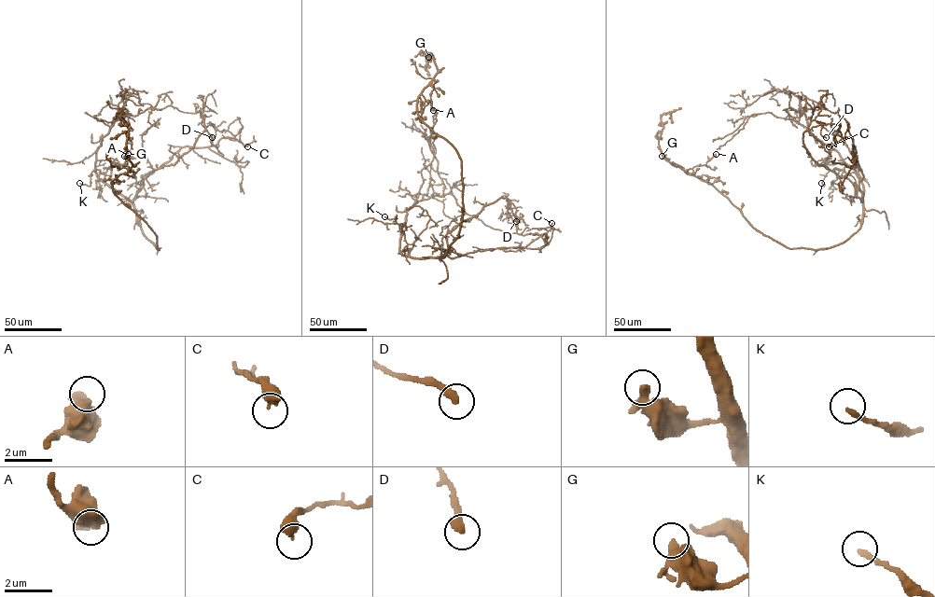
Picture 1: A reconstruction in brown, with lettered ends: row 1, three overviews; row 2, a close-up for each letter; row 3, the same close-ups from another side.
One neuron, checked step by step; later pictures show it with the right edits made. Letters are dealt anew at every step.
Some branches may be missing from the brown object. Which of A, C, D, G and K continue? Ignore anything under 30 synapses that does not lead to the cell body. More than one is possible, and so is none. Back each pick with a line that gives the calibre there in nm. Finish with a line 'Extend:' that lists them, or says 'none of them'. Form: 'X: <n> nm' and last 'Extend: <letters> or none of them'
Extend: none of them

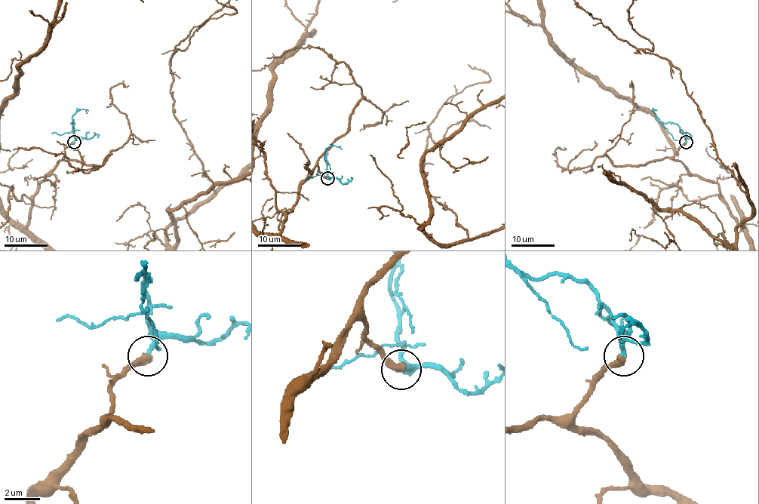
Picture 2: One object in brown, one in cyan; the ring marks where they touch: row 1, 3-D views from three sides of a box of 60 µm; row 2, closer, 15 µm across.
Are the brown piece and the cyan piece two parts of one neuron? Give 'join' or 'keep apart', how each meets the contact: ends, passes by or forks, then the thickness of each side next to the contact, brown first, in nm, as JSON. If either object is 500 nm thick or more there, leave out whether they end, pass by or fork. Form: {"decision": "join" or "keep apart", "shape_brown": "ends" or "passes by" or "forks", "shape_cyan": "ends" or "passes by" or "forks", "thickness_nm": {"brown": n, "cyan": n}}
{"decision": "join", "shape_brown": "ends", "shape_cyan": "ends", "thickness_nm": {"brown": 440, "cyan": 280}}

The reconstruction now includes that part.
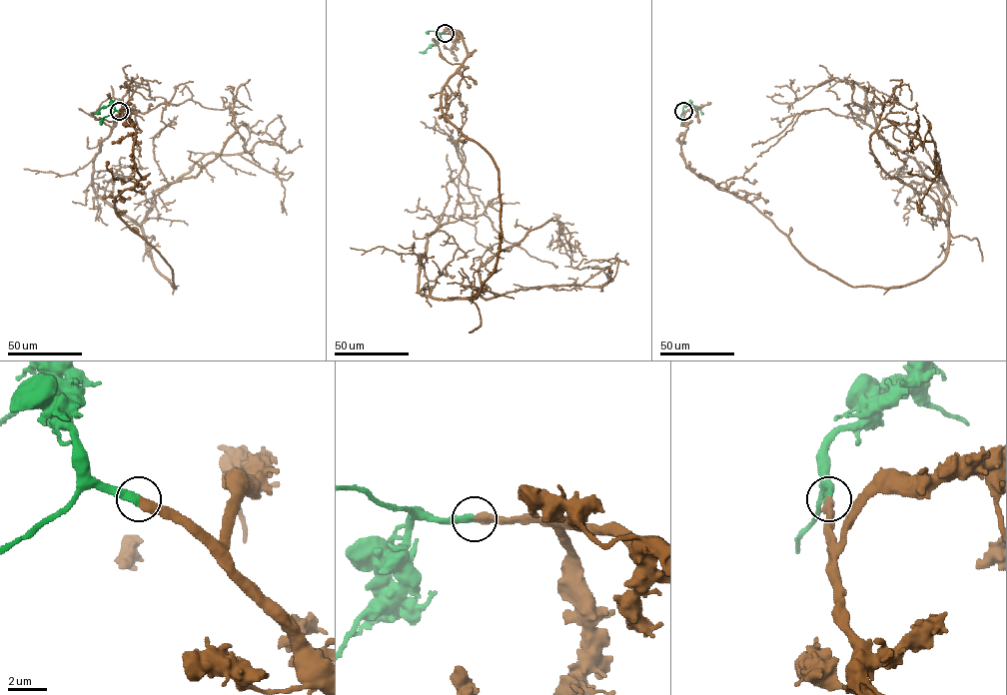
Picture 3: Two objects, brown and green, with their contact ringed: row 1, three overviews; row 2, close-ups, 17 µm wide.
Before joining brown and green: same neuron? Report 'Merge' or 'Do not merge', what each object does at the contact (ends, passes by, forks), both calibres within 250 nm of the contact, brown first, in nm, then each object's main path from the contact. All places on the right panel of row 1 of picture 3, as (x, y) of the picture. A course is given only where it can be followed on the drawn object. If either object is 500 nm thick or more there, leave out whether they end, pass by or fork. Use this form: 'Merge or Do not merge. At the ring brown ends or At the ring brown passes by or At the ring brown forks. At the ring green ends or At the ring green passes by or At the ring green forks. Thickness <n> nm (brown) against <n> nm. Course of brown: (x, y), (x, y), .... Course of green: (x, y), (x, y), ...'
Merge. At the ring brown ends. At the ring green ends. Thickness 480 nm (brown) against 400 nm. Course of brown: (683, 111), (685, 165), (806, 260), (854, 287), (925, 278), (947, 252), (942, 189), (853, 82), (783, 96). Course of green: (683, 111), (683, 107), (691, 104), (701, 113)

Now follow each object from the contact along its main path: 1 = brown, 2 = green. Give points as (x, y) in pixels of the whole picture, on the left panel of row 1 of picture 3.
1: (119, 111), (141, 178), (115, 211), (175, 288), (92, 186), (128, 85), (147, 82), (126, 103), (108, 96)
2: (119, 111), (110, 104), (93, 113)

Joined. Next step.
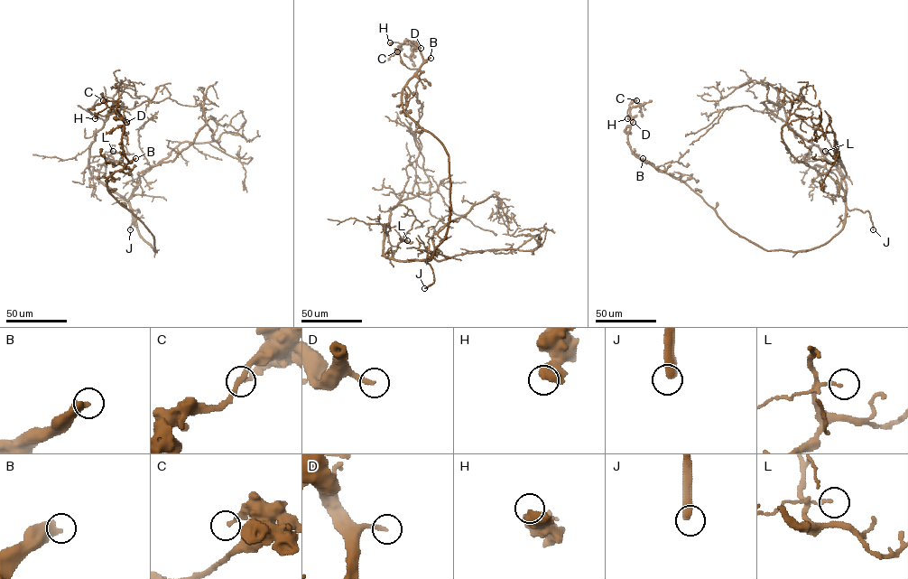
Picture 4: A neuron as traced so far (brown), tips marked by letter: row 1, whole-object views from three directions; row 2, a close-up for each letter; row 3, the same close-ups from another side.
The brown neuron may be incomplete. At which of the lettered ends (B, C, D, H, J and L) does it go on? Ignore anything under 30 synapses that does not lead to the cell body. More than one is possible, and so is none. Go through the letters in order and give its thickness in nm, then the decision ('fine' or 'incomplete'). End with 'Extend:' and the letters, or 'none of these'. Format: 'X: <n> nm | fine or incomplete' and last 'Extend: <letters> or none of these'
B: 460 nm | incomplete
C: 180 nm | fine
D: 220 nm | incomplete
H: 400 nm | fine
J: 440 nm | incomplete
L: 140 nm | fine
Extend: B, D, J

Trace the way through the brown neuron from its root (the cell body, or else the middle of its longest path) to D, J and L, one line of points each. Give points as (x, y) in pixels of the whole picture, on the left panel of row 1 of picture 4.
D: (147, 243), (156, 251), (154, 237), (108, 191), (107, 179), (128, 162), (122, 143), (126, 122)
J: (147, 243), (140, 235), (131, 209), (138, 209), (139, 212), (130, 229)
L: (147, 243), (140, 235), (130, 205), (97, 179), (101, 166), (113, 151)

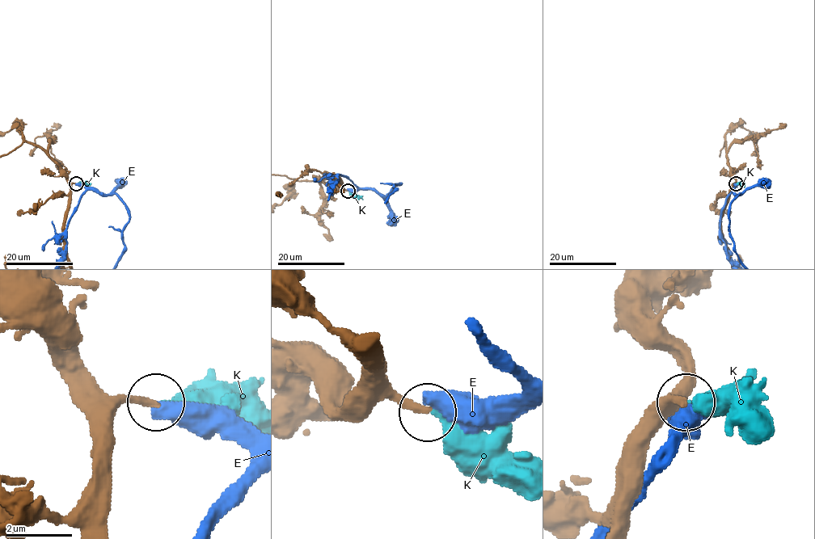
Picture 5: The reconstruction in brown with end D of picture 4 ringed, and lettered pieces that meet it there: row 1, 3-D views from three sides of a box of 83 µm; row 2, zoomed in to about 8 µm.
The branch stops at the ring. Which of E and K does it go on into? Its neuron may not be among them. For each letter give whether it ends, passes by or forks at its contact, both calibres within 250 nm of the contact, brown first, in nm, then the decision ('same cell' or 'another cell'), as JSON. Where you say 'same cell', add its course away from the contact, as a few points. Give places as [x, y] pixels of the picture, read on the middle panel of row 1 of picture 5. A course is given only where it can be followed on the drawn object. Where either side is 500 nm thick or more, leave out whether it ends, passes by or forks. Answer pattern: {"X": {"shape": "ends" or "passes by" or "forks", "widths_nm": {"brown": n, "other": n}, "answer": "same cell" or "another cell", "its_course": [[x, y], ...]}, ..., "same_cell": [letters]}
{"E": {"shape": "ends", "widths_nm": {"brown": 240, "other": 480}, "answer": "another cell"}, "K": {"shape": "ends", "widths_nm": {"brown": 220, "other": 340}, "answer": "same cell", "its_course": [[348, 191], [363, 200]]}, "same_cell": ["K"]}

